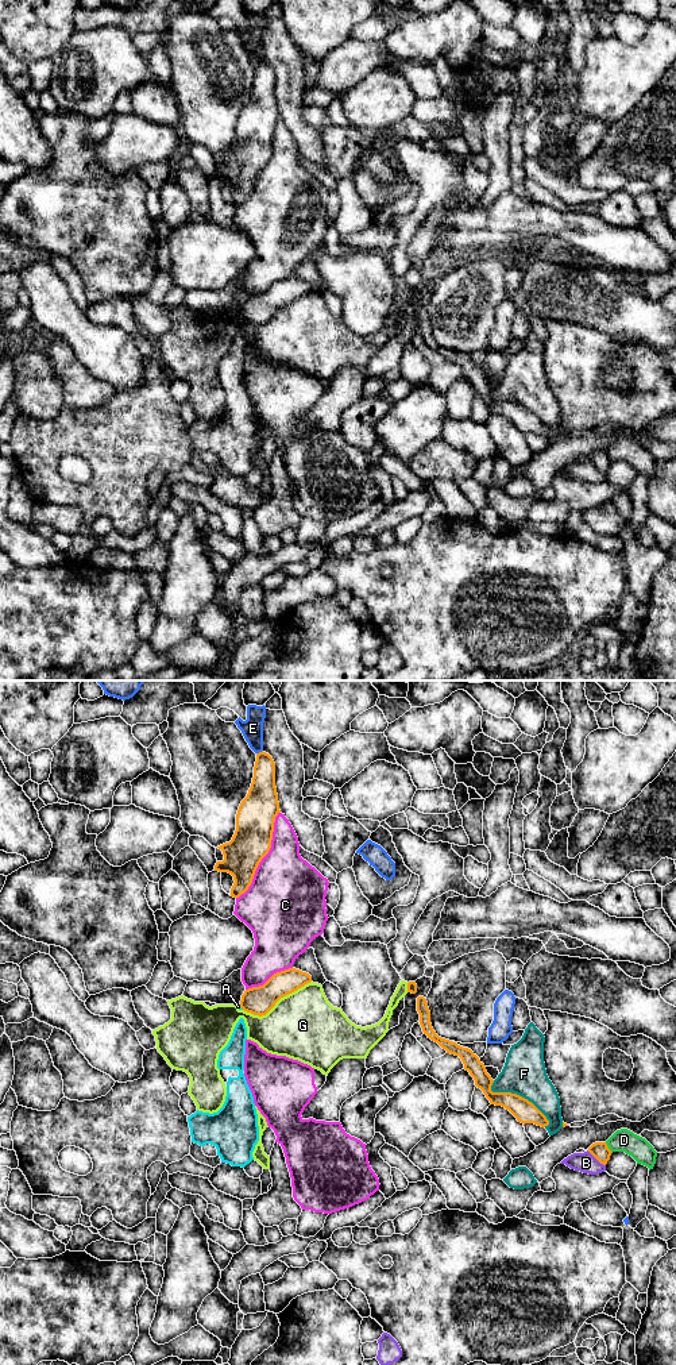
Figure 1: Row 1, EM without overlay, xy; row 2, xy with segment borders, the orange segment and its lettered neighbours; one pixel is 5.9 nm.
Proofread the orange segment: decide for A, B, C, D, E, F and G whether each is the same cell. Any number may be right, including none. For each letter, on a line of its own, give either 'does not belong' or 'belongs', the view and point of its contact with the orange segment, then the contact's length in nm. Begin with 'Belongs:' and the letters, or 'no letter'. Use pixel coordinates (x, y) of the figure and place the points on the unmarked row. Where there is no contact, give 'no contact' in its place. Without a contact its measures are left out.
Belongs: no letter
A: does not belong; contact xy (242, 316); length 40 nm
B: does not belong; contact xy (597, 467); length 140 nm
C: does not belong; contact xy (265, 164); length 600 nm
D: does not belong; contact xy (607, 457); length 80 nm
E: does not belong; contact xy (259, 61); length 50 nm
F: does not belong; contact xy (516, 403); length 440 nm
G: does not belong; contact xy (277, 309); length 440 nm

